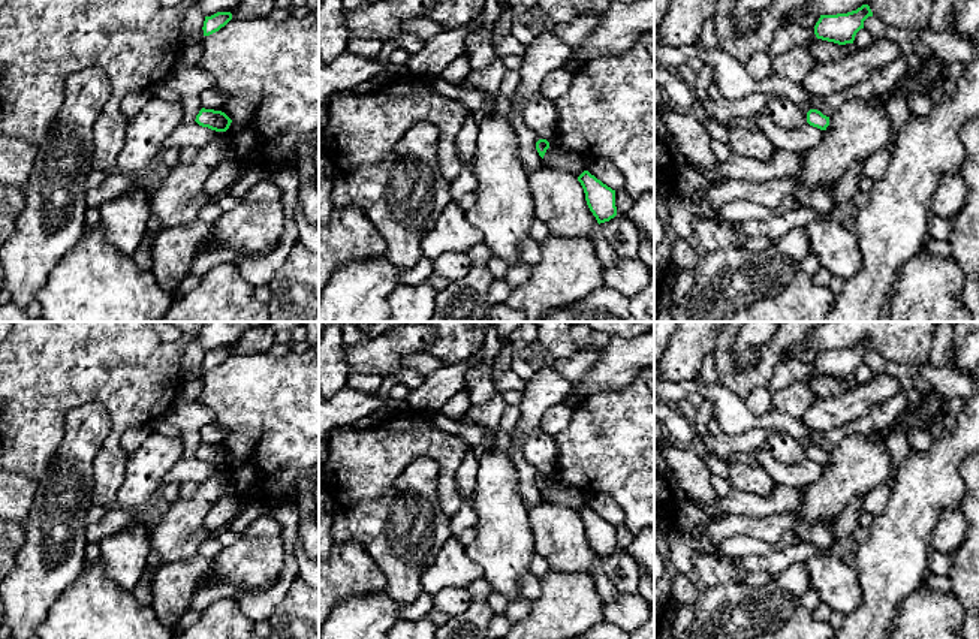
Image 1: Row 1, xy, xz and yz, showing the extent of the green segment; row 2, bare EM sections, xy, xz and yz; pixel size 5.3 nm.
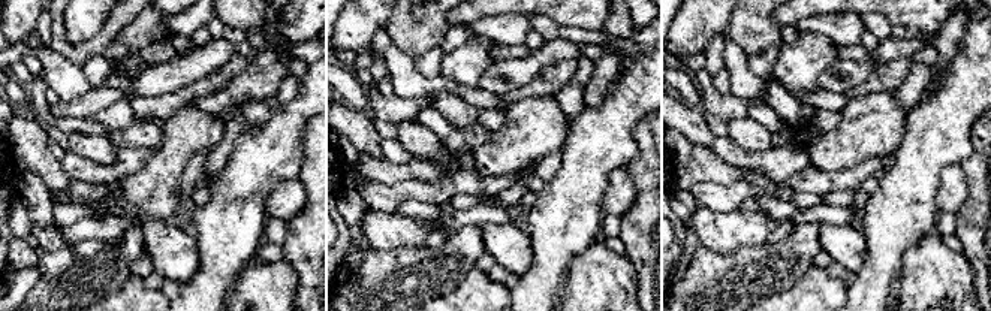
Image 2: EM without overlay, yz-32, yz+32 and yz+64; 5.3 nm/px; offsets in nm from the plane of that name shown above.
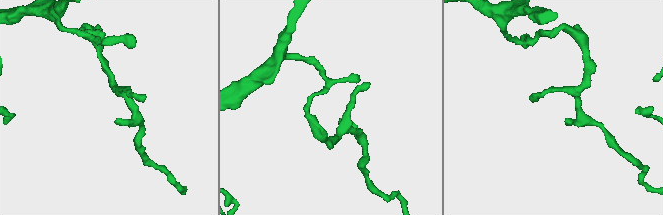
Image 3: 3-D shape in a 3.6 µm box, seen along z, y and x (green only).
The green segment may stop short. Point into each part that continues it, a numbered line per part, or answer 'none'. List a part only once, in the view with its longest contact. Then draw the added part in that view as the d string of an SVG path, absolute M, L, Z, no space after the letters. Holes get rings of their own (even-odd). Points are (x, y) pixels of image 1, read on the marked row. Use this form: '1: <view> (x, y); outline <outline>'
none

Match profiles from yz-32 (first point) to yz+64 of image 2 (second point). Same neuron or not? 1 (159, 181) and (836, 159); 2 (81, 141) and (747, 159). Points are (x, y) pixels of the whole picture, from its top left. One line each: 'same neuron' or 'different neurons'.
1: same neuron
2: different neurons

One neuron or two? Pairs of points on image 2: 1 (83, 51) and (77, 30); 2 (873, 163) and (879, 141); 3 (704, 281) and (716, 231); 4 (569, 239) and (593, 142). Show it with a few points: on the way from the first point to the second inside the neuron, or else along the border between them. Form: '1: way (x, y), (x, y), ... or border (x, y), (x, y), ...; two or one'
1: border (105, 20), (98, 33), (81, 42), (65, 38); two
2: border (886, 157), (868, 156), (842, 169); two
3: border (699, 244), (716, 251), (732, 251), (746, 245); two
4: way (568, 216), (571, 201), (586, 166); one

